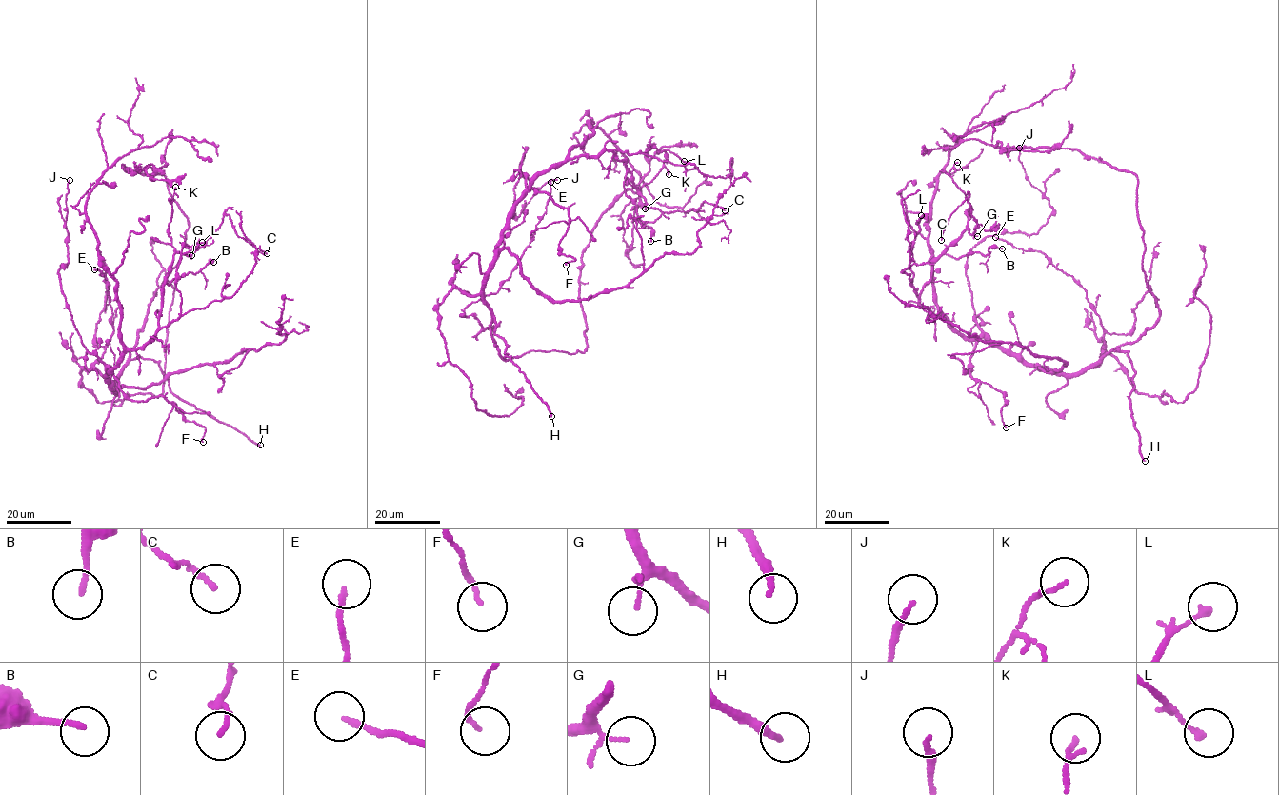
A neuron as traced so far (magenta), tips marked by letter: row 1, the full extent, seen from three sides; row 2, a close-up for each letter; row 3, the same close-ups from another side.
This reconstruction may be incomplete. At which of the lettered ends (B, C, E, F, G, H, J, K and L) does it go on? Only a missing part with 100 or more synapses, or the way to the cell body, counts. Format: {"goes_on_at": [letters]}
{"goes_on_at": ["H"]}

